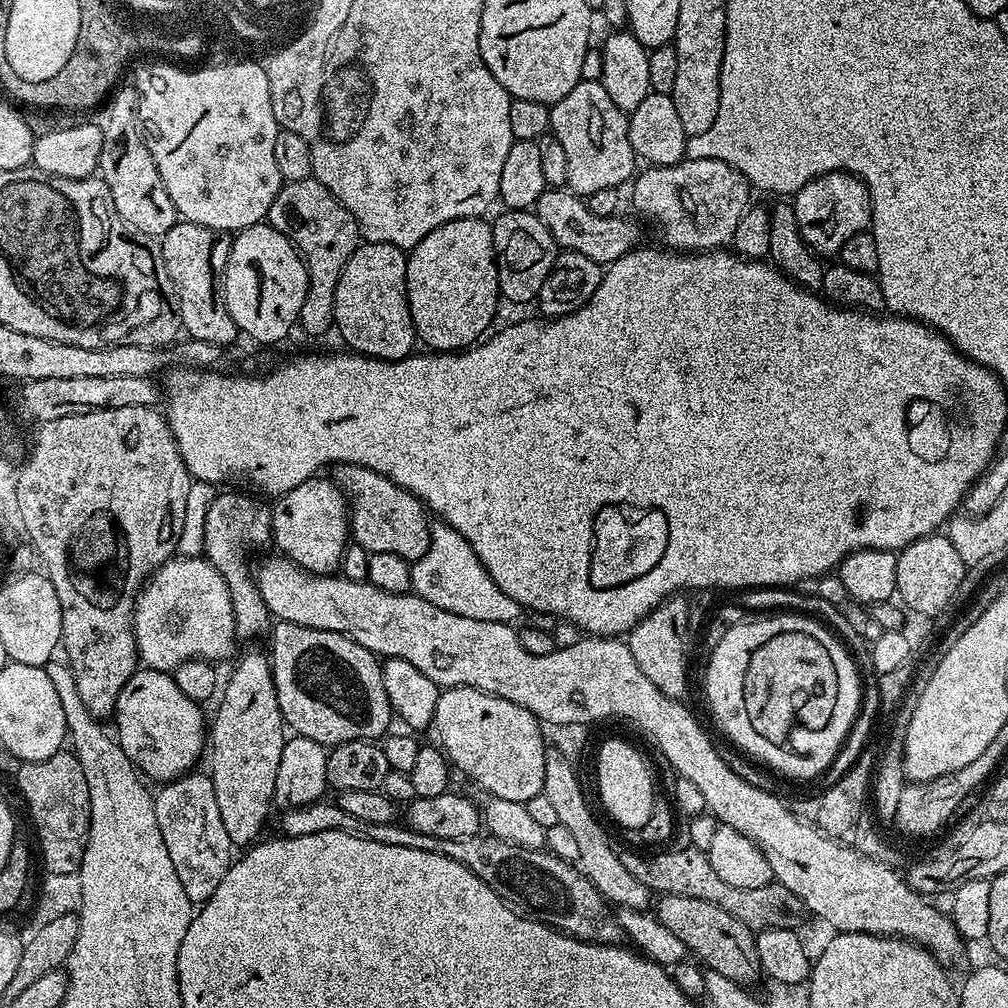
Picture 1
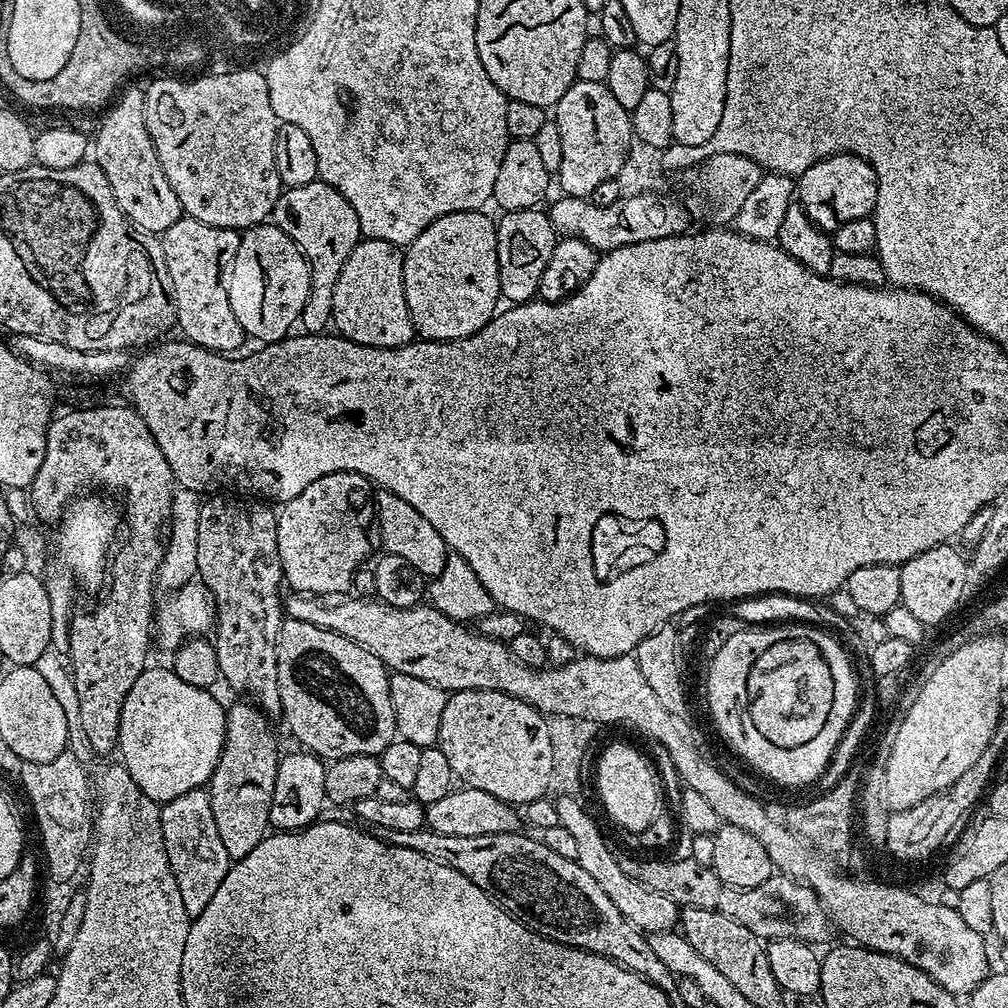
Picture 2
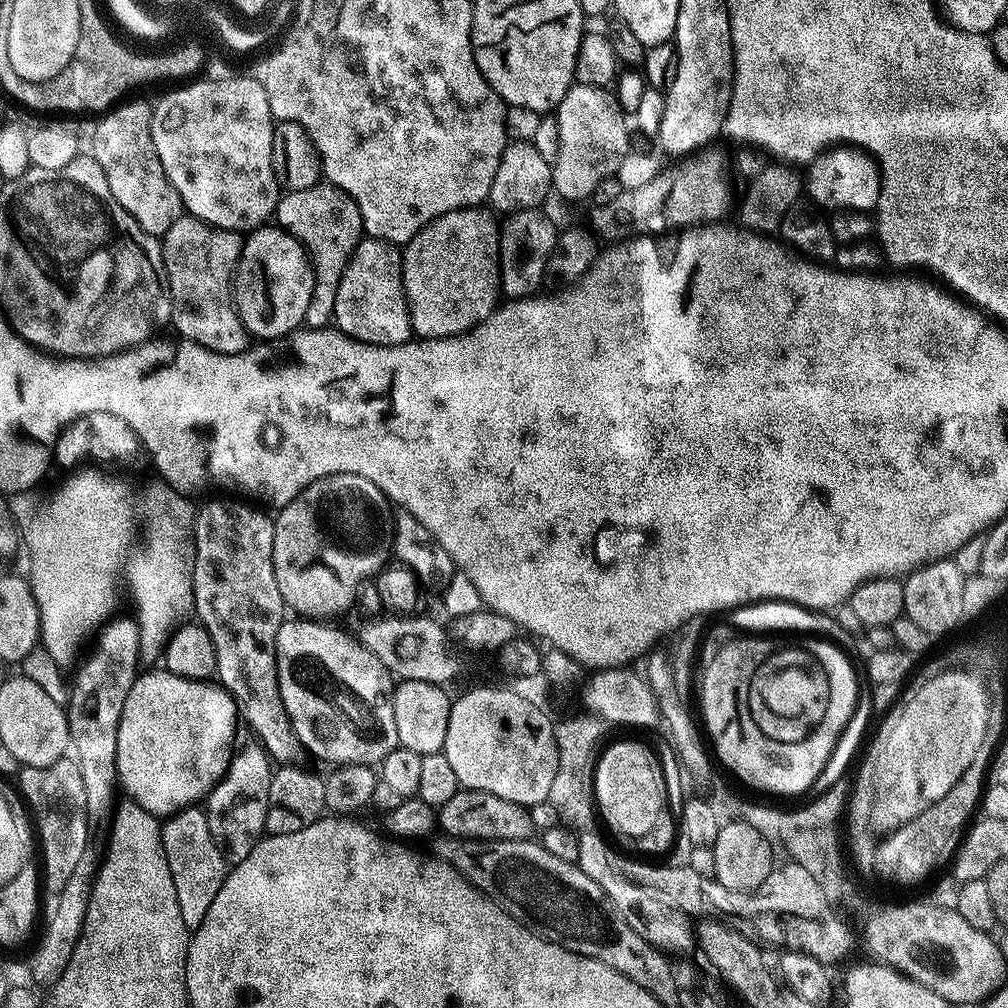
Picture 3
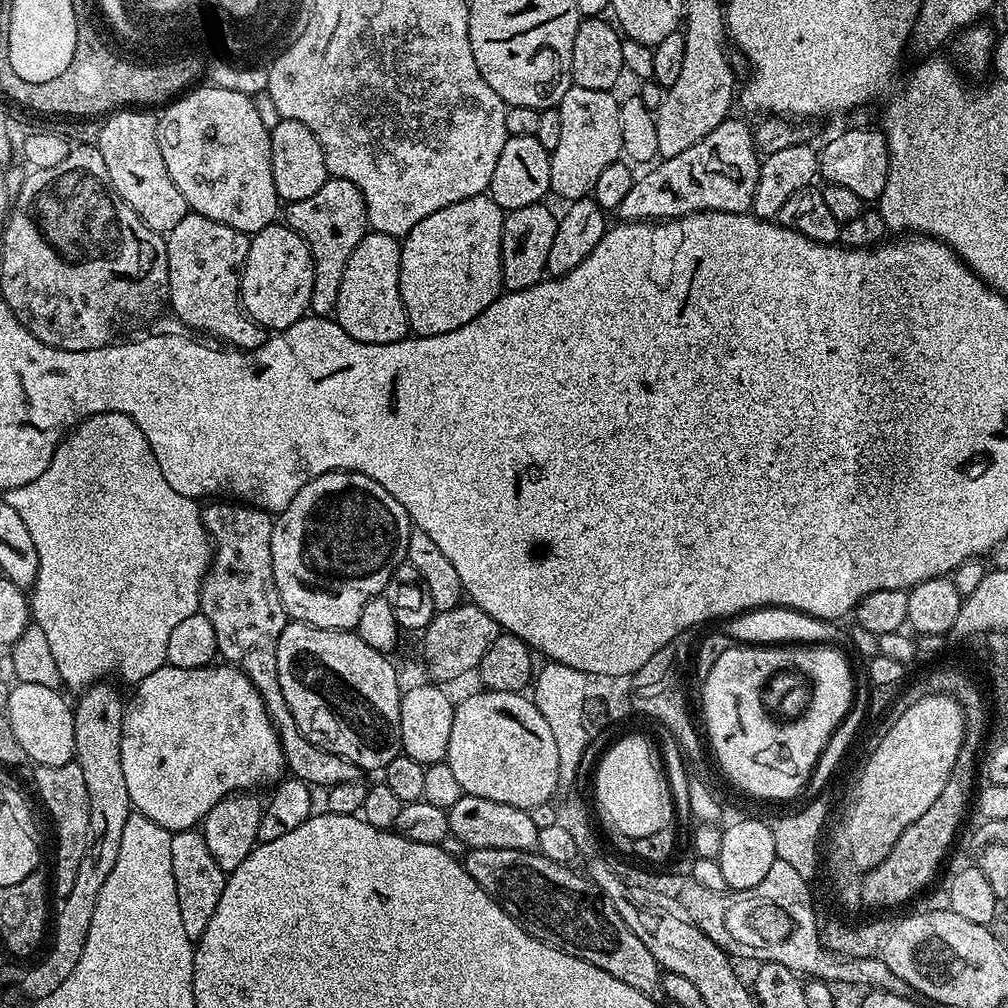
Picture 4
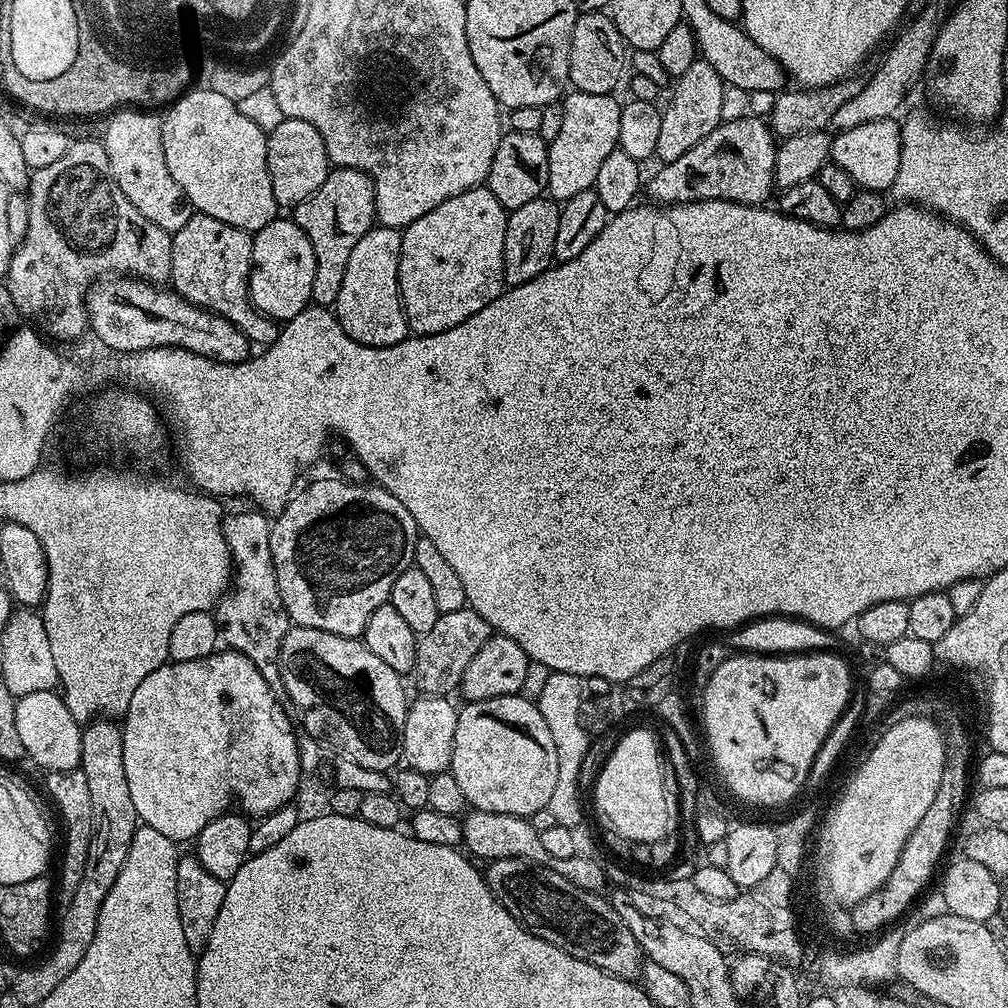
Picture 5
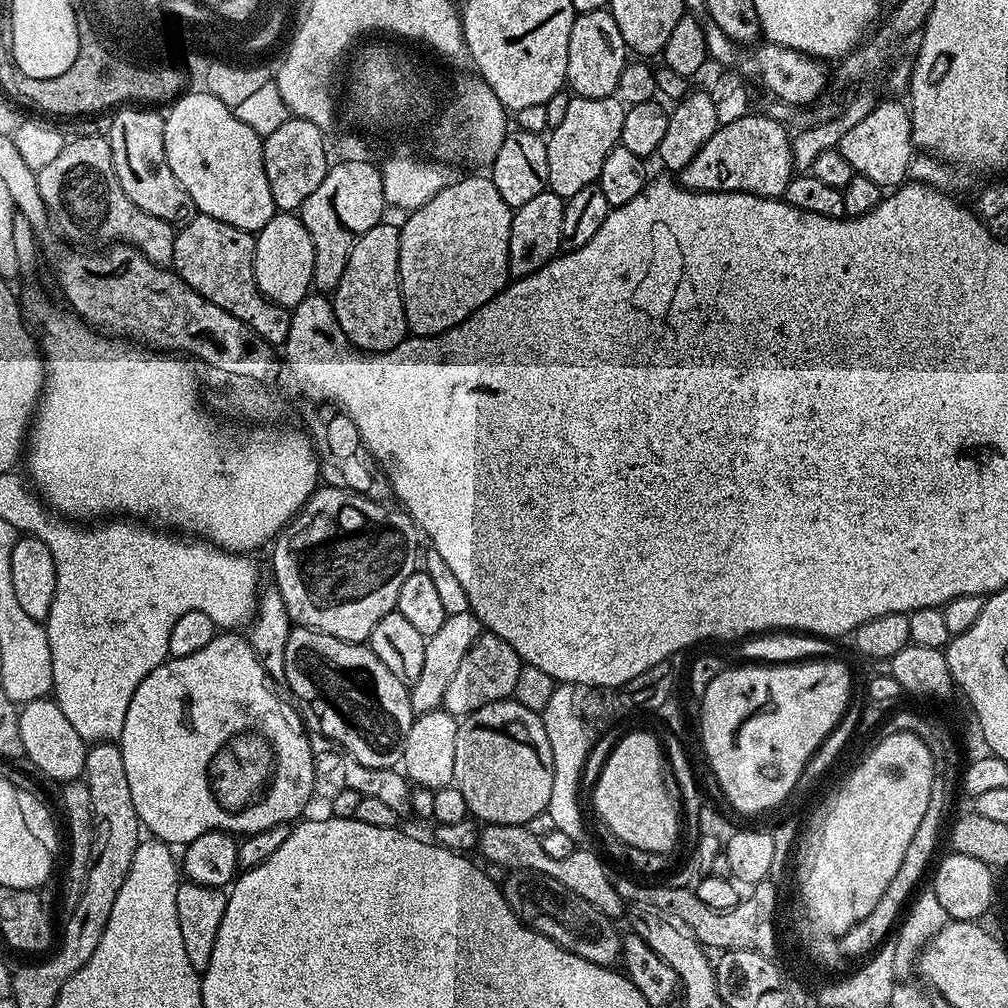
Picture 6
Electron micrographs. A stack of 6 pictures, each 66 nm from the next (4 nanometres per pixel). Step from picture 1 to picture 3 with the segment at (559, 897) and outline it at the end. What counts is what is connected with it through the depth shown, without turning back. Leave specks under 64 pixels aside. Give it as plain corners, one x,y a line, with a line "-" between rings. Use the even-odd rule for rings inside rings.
440,834
432,842
431,855
438,860
445,860
454,870
458,870
458,874
465,876
483,896
493,900
503,912
514,917
522,928
528,928
543,940
554,942
574,954
606,962
610,970
626,974
630,982
635,982
640,972
628,972
628,960
660,960
664,954
659,948
646,942
642,934
637,934
626,923
626,918
618,914
618,910
606,898
602,886
598,886
598,882
586,878
586,874
582,874
582,870
576,864
562,861
554,854
550,854
550,850
546,850
535,839
457,840
455,836

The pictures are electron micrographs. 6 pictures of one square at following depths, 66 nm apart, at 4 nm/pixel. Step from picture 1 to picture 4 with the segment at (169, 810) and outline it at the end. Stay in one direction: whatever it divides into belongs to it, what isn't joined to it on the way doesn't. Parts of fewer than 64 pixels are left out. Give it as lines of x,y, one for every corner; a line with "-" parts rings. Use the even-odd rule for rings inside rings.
200,830
172,833
170,866
174,866
174,886
178,890
182,926
195,942
199,940
202,930
206,930
206,922
210,922
210,917
218,906
218,898
222,898
226,873
218,866
218,862
214,862
214,856
206,847
204,833

